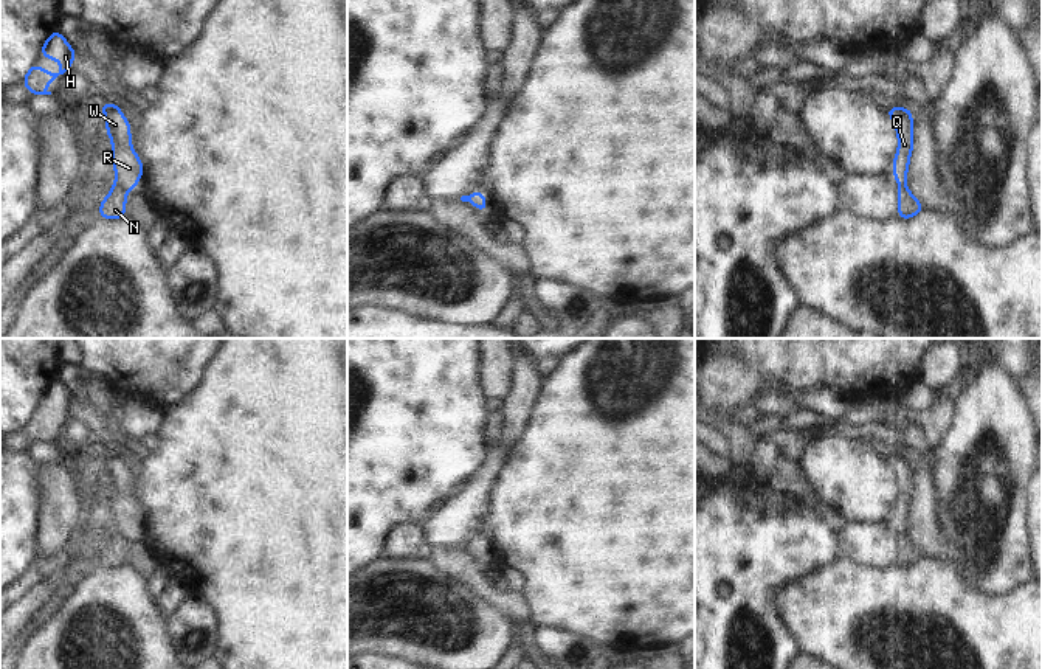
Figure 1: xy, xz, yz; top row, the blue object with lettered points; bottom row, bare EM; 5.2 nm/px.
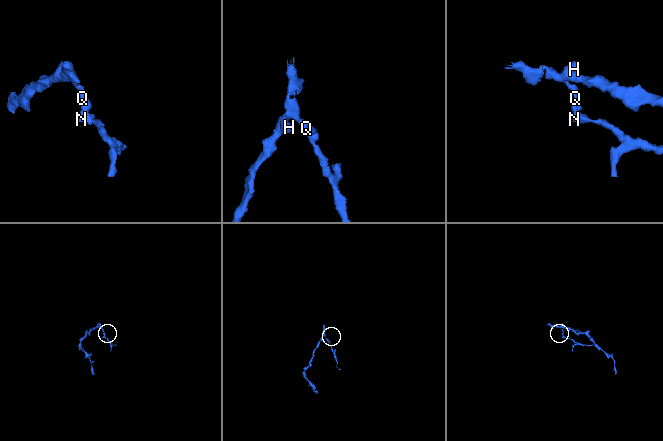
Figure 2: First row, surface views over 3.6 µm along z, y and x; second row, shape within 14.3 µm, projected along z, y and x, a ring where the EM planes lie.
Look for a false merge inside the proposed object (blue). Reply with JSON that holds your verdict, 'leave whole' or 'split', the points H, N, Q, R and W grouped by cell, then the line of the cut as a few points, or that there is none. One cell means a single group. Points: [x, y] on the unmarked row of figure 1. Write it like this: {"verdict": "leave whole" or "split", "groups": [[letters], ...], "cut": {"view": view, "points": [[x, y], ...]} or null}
{"verdict": "split", "groups": [["H", "Q", "R", "W"], ["N"]], "cut": {"view": "xy", "points": [[117, 528], [127, 536]]}}

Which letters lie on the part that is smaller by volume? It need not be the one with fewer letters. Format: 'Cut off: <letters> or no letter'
Cut off: N

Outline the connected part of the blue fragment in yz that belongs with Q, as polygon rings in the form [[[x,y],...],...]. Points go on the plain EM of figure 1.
[[[890,455],[885,461],[893,467],[896,473],[896,484],[899,487],[899,494],[896,503],[893,506],[893,525],[899,532],[906,532],[907,528],[907,515],[910,511],[910,501],[913,497],[913,483],[912,483],[912,458],[909,455]]]

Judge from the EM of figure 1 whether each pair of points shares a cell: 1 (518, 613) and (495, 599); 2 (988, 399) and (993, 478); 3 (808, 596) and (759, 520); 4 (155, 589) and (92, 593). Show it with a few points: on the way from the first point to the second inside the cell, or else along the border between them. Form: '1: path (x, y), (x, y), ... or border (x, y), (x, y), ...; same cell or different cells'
1: path (512, 607), (501, 601); same cell
2: path (993, 419), (993, 435), (999, 447), (993, 458); same cell
3: border (830, 562), (782, 585), (776, 592), (776, 609); different cells
4: border (144, 578), (144, 590), (155, 603); different cells

